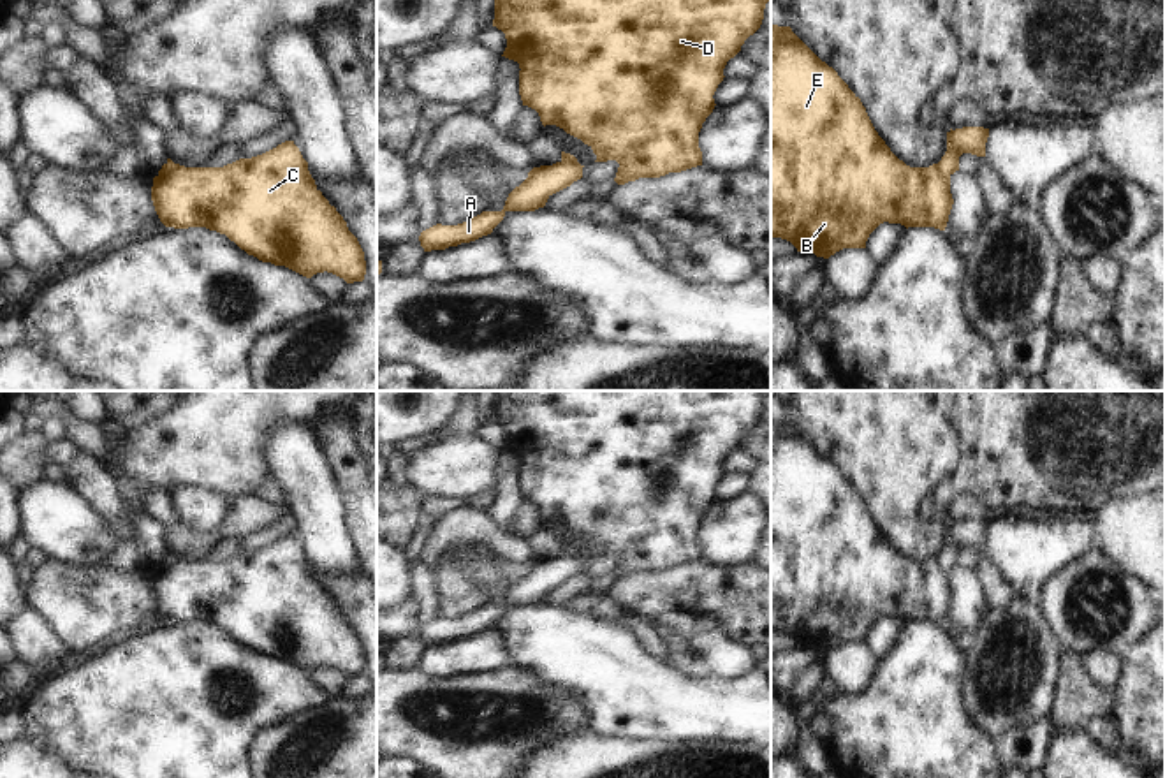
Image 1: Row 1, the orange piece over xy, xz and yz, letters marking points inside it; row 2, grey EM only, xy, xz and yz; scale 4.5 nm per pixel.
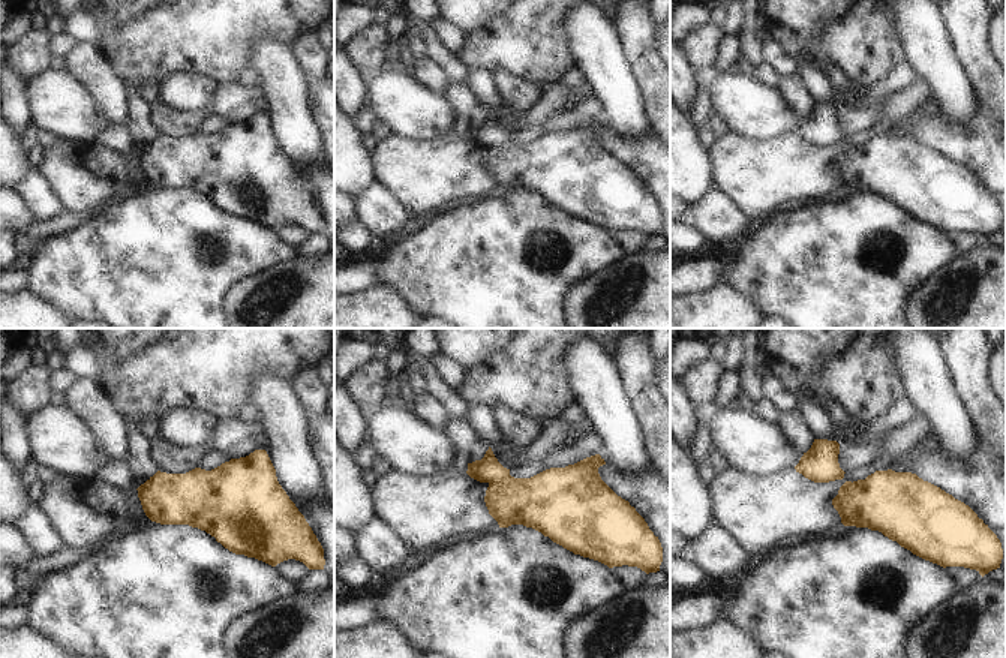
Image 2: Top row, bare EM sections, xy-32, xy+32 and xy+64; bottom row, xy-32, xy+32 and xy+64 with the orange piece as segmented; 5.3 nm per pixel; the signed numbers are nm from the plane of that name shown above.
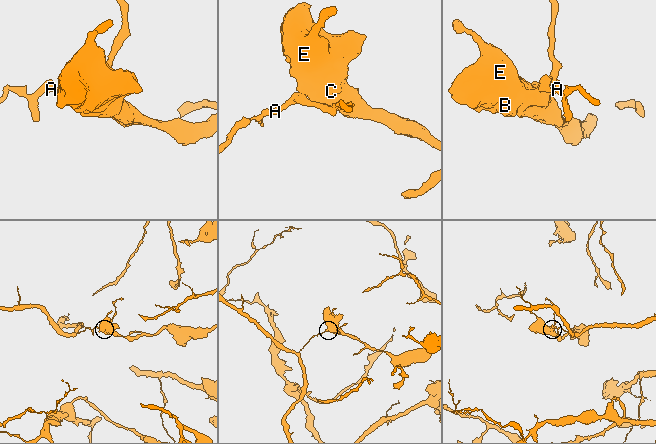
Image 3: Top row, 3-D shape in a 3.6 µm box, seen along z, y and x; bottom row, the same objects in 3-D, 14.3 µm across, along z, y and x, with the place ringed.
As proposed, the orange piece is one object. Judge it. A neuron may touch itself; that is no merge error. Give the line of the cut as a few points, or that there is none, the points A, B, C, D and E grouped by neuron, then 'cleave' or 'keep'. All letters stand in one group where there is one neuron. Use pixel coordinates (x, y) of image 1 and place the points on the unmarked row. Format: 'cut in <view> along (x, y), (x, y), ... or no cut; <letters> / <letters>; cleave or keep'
cut in yz along (935, 558), (949, 571); A / B C D E; cleave

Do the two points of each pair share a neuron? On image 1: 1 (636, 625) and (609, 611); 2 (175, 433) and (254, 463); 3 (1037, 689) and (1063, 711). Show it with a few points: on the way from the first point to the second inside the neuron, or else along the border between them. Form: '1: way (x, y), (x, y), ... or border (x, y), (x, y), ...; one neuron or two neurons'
1: way (629, 618), (616, 615); one neuron
2: way (194, 442), (215, 442), (234, 462); one neuron
3: border (1062, 662), (1056, 701), (1047, 717); two neurons

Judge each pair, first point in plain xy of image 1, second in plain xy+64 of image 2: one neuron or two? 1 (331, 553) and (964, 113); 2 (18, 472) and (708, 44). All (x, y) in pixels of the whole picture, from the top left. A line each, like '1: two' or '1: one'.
1: one
2: one

